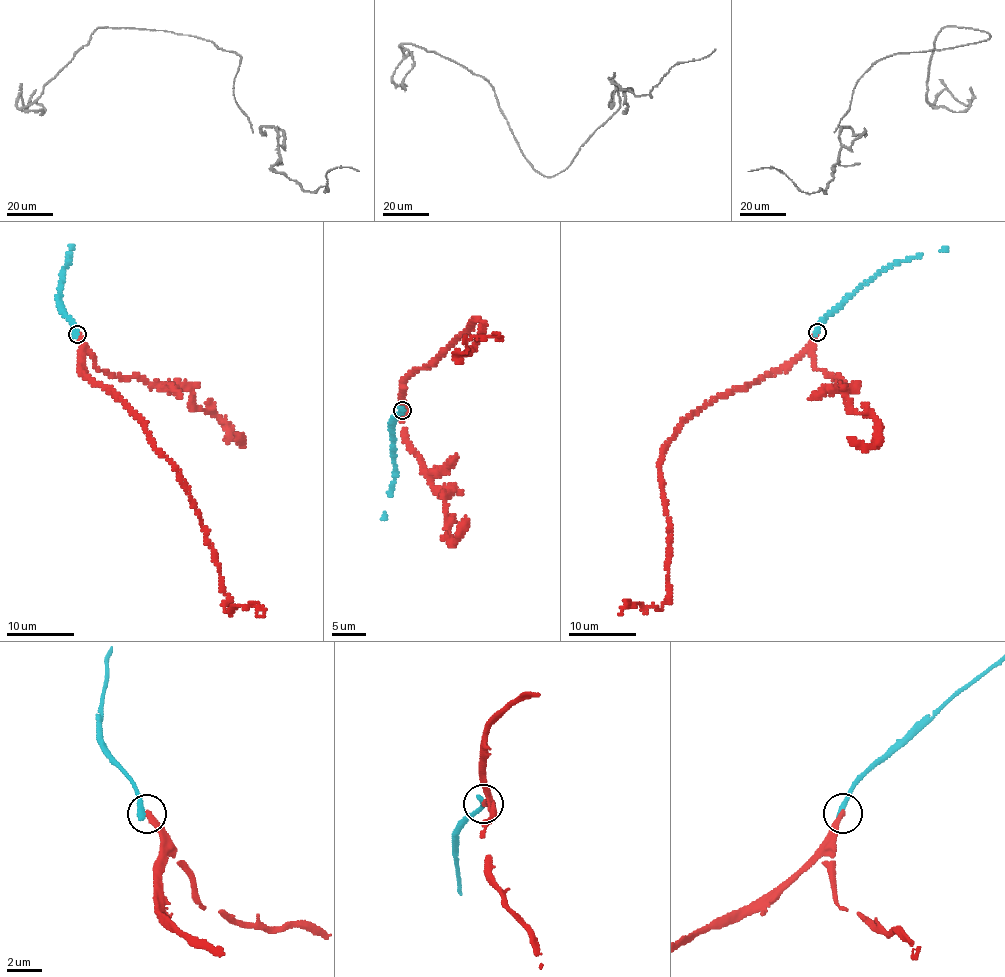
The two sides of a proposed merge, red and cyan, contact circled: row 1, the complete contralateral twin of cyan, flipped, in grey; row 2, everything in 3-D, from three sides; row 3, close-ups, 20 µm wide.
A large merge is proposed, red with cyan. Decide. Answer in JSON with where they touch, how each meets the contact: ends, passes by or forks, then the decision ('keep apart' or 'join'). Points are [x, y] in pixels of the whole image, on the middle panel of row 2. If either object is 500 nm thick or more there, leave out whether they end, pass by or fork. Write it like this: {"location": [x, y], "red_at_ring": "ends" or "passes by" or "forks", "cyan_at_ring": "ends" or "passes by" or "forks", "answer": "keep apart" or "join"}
{"location": [402, 410], "red_at_ring": "ends", "cyan_at_ring": "ends", "answer": "keep apart"}

